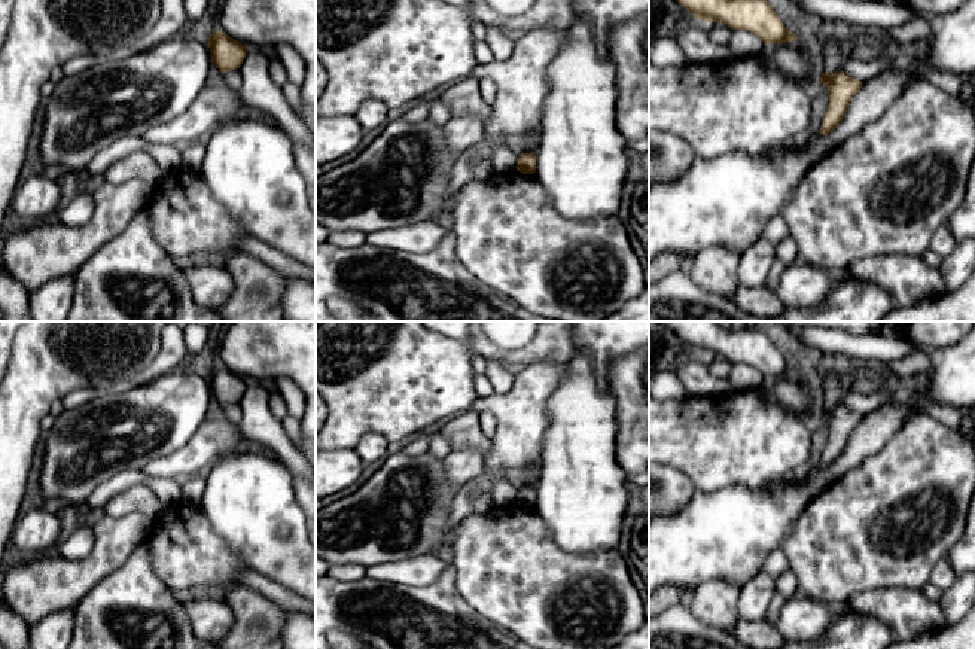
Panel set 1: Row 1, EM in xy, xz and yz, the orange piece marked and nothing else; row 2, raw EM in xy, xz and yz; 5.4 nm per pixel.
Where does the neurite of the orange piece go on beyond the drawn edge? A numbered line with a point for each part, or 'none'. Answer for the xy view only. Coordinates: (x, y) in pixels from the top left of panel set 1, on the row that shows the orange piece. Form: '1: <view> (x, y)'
none

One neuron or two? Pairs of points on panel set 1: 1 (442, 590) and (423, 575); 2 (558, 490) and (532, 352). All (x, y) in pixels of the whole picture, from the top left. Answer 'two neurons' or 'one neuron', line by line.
1: two neurons
2: two neurons

